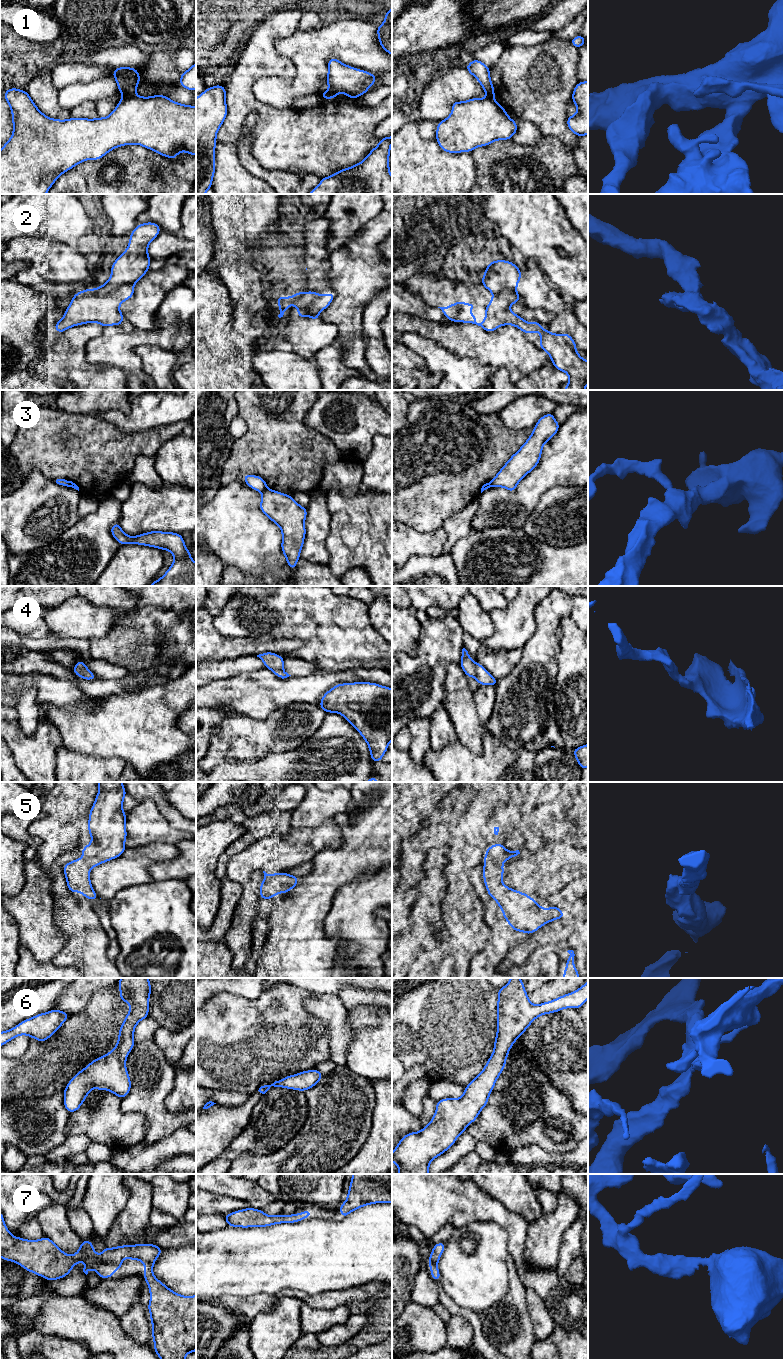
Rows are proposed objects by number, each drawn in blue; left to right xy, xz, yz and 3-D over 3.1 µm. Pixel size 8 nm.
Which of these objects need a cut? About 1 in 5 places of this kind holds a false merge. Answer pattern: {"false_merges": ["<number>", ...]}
{"false_merges": ["1", "2", "3"]}

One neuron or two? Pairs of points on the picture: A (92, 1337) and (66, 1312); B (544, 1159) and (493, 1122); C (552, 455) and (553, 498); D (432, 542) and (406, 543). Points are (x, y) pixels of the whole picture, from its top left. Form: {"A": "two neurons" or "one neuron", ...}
{"A": "one neuron", "B": "two neurons", "C": "two neurons", "D": "one neuron"}

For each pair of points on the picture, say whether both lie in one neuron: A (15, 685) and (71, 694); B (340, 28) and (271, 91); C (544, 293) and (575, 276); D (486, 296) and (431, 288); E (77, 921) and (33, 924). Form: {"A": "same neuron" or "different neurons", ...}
{"A": "same neuron", "B": "same neuron", "C": "different neurons", "D": "same neuron", "E": "different neurons"}

